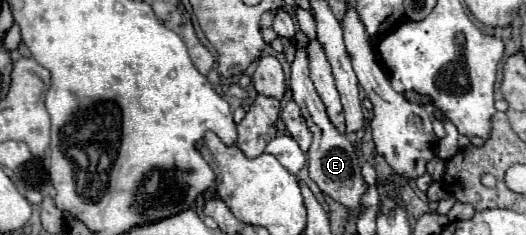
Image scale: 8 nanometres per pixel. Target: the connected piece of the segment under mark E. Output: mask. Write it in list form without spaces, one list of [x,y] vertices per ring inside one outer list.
[[[300,48],[296,52],[296,58],[292,62],[292,78],[290,78],[290,88],[292,88],[292,96],[294,102],[300,106],[302,116],[312,132],[312,146],[308,150],[308,166],[310,166],[310,178],[320,186],[320,190],[324,194],[328,194],[330,198],[334,198],[336,202],[344,204],[354,216],[358,216],[362,212],[362,196],[368,190],[368,184],[362,178],[362,168],[356,156],[354,146],[348,142],[348,138],[344,134],[340,134],[334,124],[328,120],[324,104],[320,100],[320,96],[316,94],[316,88],[310,80],[310,72],[308,72],[308,54],[304,52],[304,48]]]

